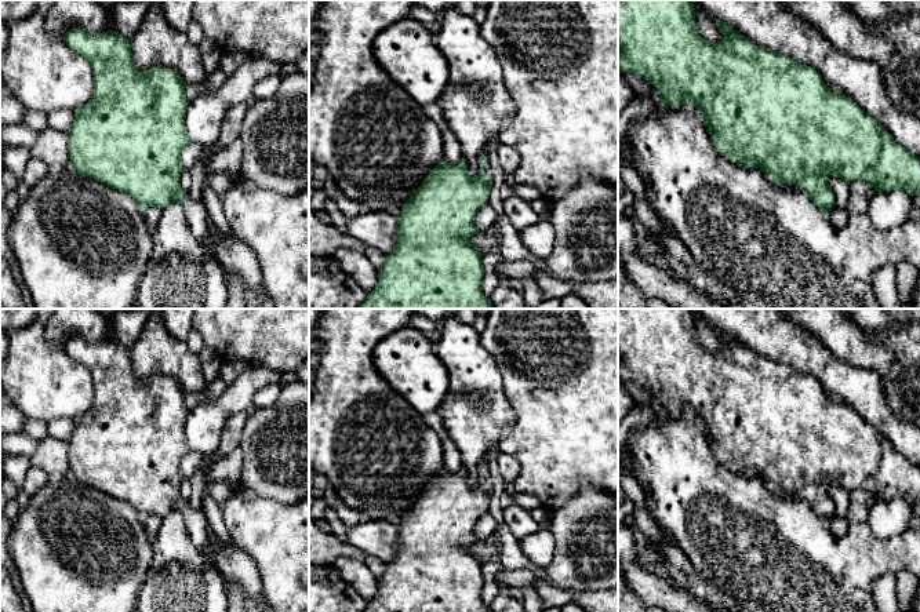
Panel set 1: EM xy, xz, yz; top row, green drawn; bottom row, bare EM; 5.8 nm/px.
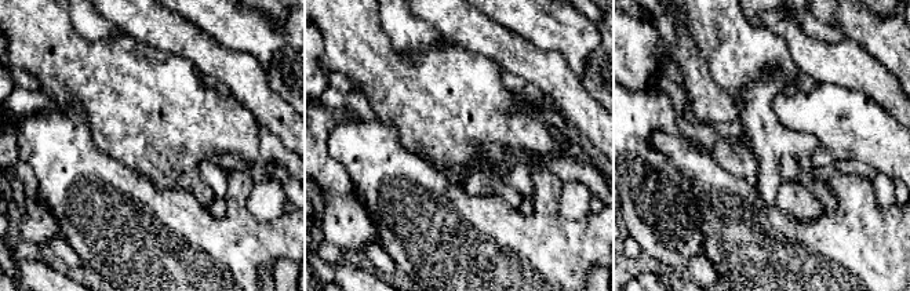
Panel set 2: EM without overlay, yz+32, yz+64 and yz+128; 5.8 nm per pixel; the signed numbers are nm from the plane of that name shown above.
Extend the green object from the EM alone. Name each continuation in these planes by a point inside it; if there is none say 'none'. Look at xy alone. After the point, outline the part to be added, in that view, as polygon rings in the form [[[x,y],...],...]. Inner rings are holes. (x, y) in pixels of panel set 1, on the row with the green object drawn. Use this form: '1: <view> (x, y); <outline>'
1: xy (233, 255); [[[189,192],[182,203],[185,219],[196,240],[215,258],[226,273],[234,273],[247,292],[263,292],[261,266],[255,254],[234,233],[221,233],[218,240],[210,236],[212,221],[203,201],[196,201]]]

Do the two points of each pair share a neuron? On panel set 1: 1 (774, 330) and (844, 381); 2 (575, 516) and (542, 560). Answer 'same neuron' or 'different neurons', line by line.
1: same neuron
2: different neurons

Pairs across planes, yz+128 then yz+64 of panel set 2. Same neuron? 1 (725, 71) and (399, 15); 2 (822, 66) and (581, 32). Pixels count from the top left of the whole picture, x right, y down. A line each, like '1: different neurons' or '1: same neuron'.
1: same neuron
2: different neurons

